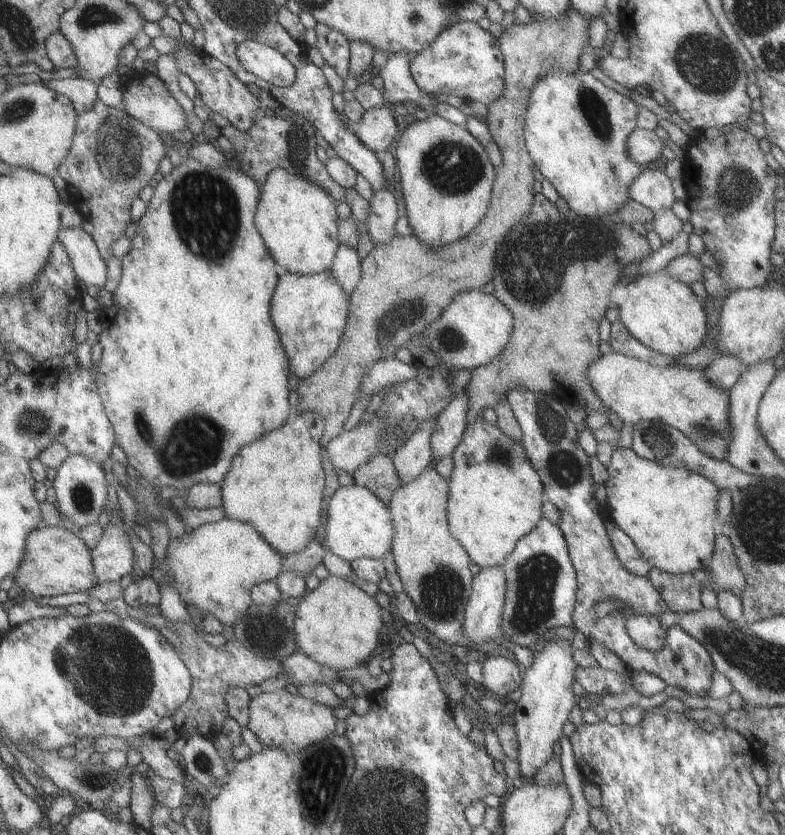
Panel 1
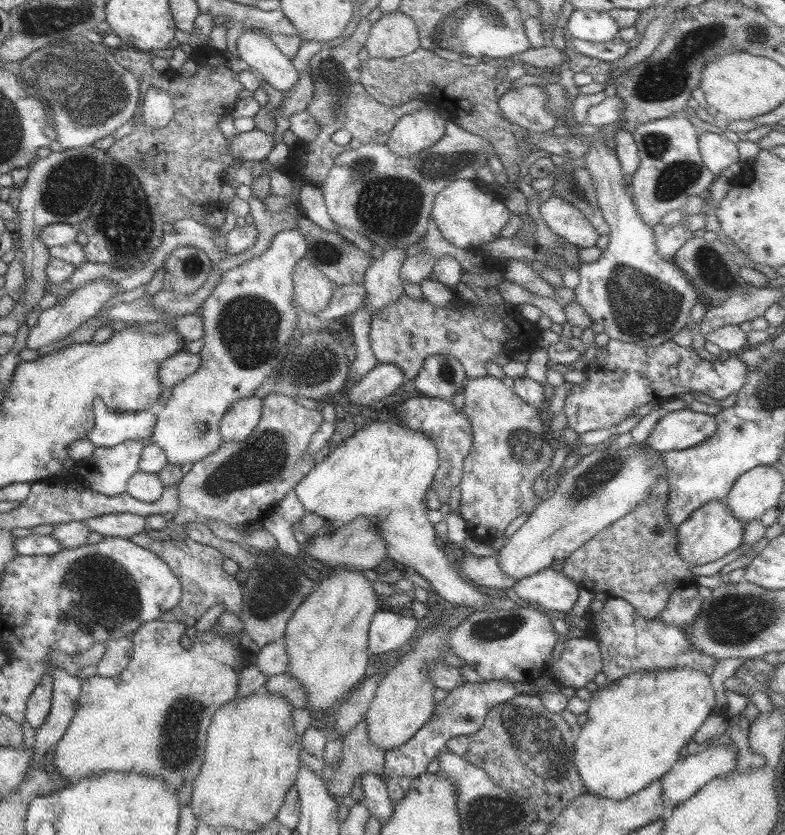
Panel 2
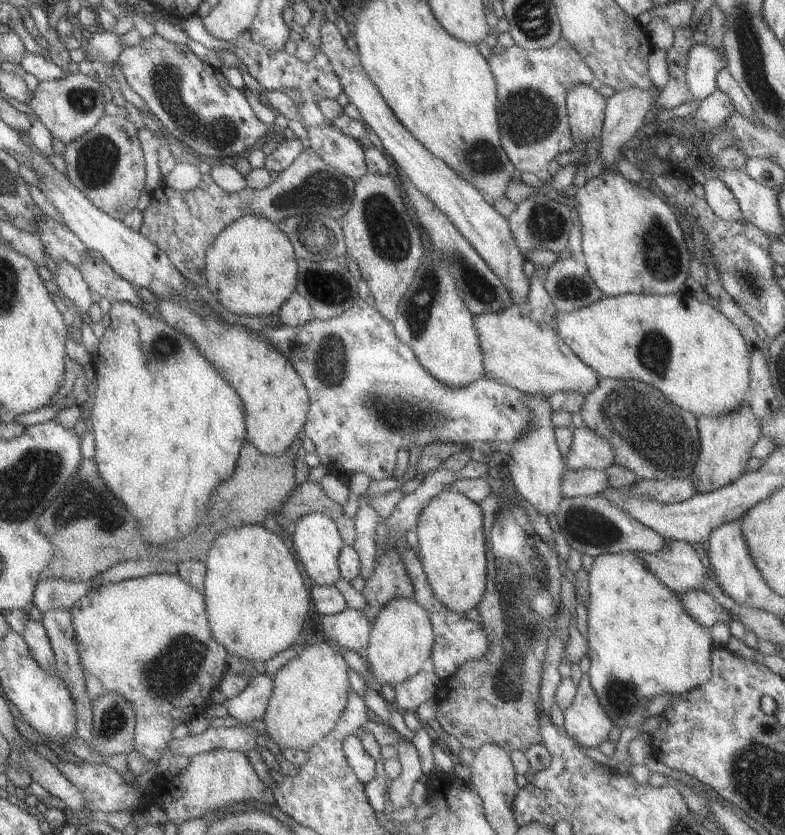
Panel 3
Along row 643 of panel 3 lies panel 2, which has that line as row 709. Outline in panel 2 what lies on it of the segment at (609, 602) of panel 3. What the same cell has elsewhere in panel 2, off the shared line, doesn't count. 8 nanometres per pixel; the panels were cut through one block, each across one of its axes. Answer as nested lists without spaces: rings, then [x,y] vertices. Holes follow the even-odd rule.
[[[679,667],[676,669],[665,669],[655,671],[637,671],[629,673],[627,676],[621,677],[614,681],[606,681],[605,686],[598,687],[590,693],[589,701],[587,701],[588,708],[585,711],[586,721],[581,725],[581,728],[576,732],[573,744],[573,765],[576,769],[579,779],[581,779],[581,785],[583,790],[587,794],[595,795],[597,797],[603,797],[611,800],[621,800],[625,797],[631,796],[644,789],[647,785],[653,781],[663,777],[673,766],[674,762],[678,758],[679,750],[687,744],[687,741],[691,740],[695,730],[699,725],[712,713],[714,707],[714,694],[709,683],[709,677],[699,671],[689,669],[687,667]]]

